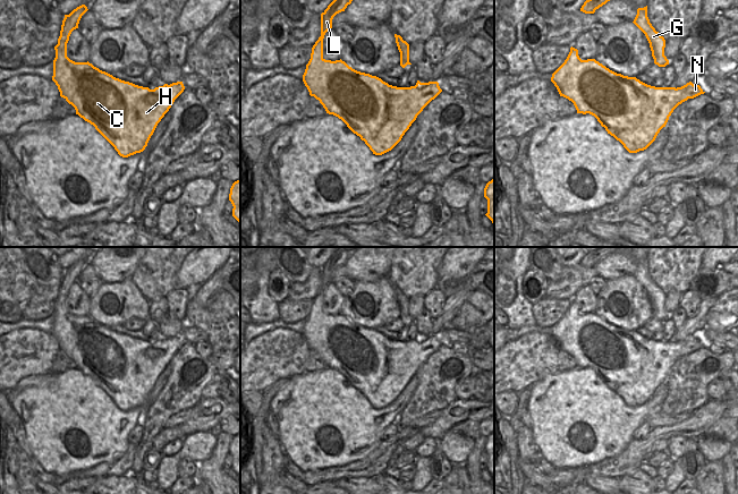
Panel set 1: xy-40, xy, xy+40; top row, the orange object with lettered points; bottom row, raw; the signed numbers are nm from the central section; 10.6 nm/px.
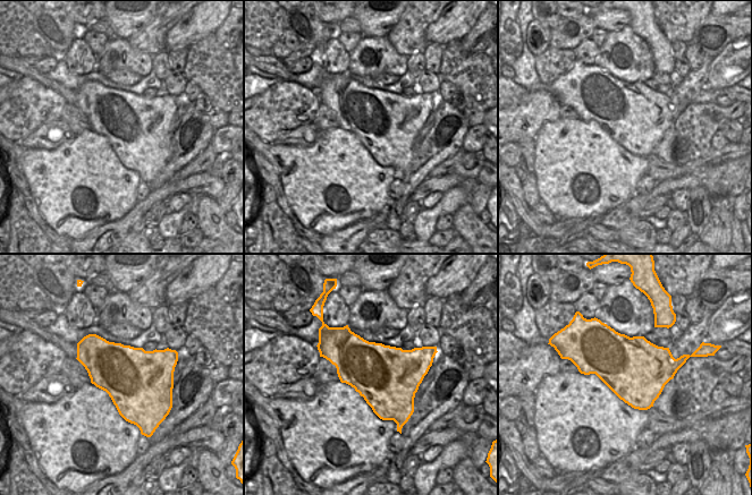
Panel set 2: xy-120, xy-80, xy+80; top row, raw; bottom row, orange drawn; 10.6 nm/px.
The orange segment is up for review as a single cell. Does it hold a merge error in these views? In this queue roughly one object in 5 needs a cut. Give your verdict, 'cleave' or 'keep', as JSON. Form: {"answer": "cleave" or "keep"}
{"answer": "cleave"}

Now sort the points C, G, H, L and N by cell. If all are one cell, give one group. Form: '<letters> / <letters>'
C G H L / N

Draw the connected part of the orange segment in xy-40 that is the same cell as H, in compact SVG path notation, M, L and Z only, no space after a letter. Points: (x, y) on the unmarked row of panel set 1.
M82 258L62 274L58 298L54 300L52 334L58 340L60 350L71 358L76 368L95 381L95 383L114 401L122 411L141 407L147 400L158 377L180 349L170 349L163 340L150 343L121 334L100 324L92 317L75 316L67 310L67 297L71 286L78 282L82 270L87 265Z

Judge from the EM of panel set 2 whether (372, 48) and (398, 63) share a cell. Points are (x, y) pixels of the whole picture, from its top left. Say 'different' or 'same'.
same

